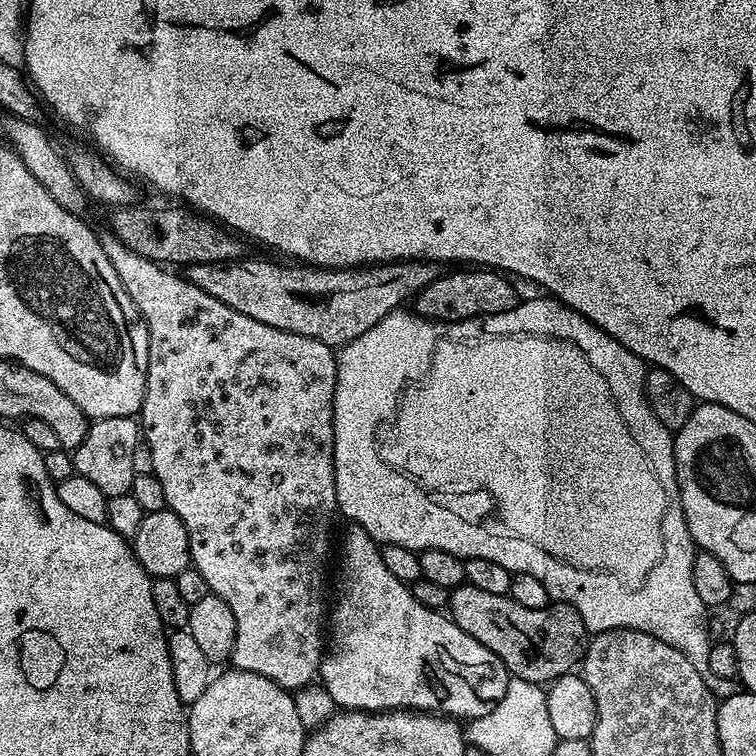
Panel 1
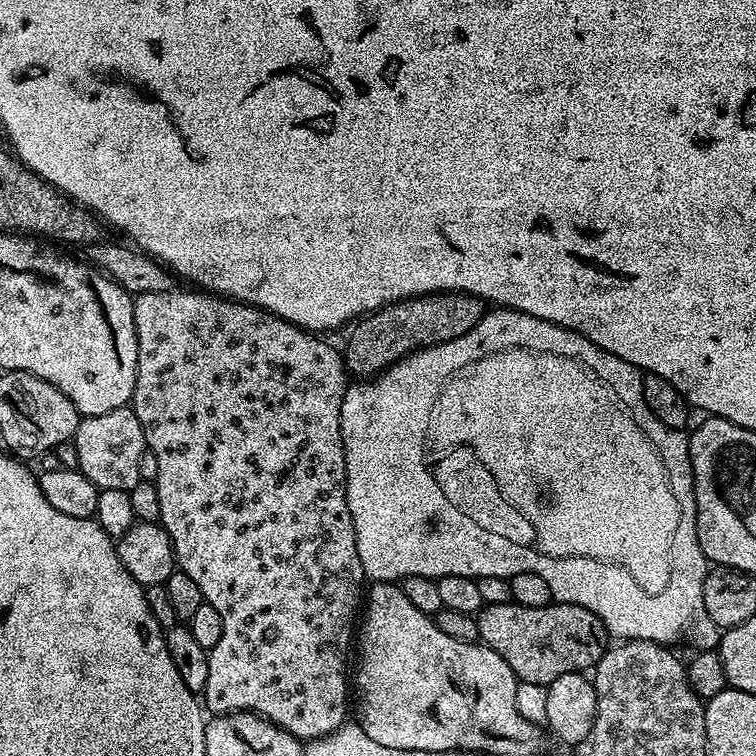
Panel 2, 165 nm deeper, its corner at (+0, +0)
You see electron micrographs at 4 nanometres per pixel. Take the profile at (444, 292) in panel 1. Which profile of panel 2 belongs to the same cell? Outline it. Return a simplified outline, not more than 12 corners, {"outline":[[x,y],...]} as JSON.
{"outline":[[465,292],[411,296],[351,329],[342,355],[372,378],[462,338],[486,311]]}

